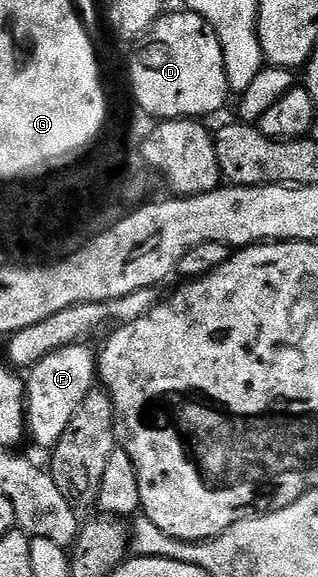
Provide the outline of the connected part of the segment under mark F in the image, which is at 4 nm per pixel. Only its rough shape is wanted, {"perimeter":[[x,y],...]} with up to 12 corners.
{"perimeter":[[77,342],[26,376],[27,435],[51,450],[98,380]]}

